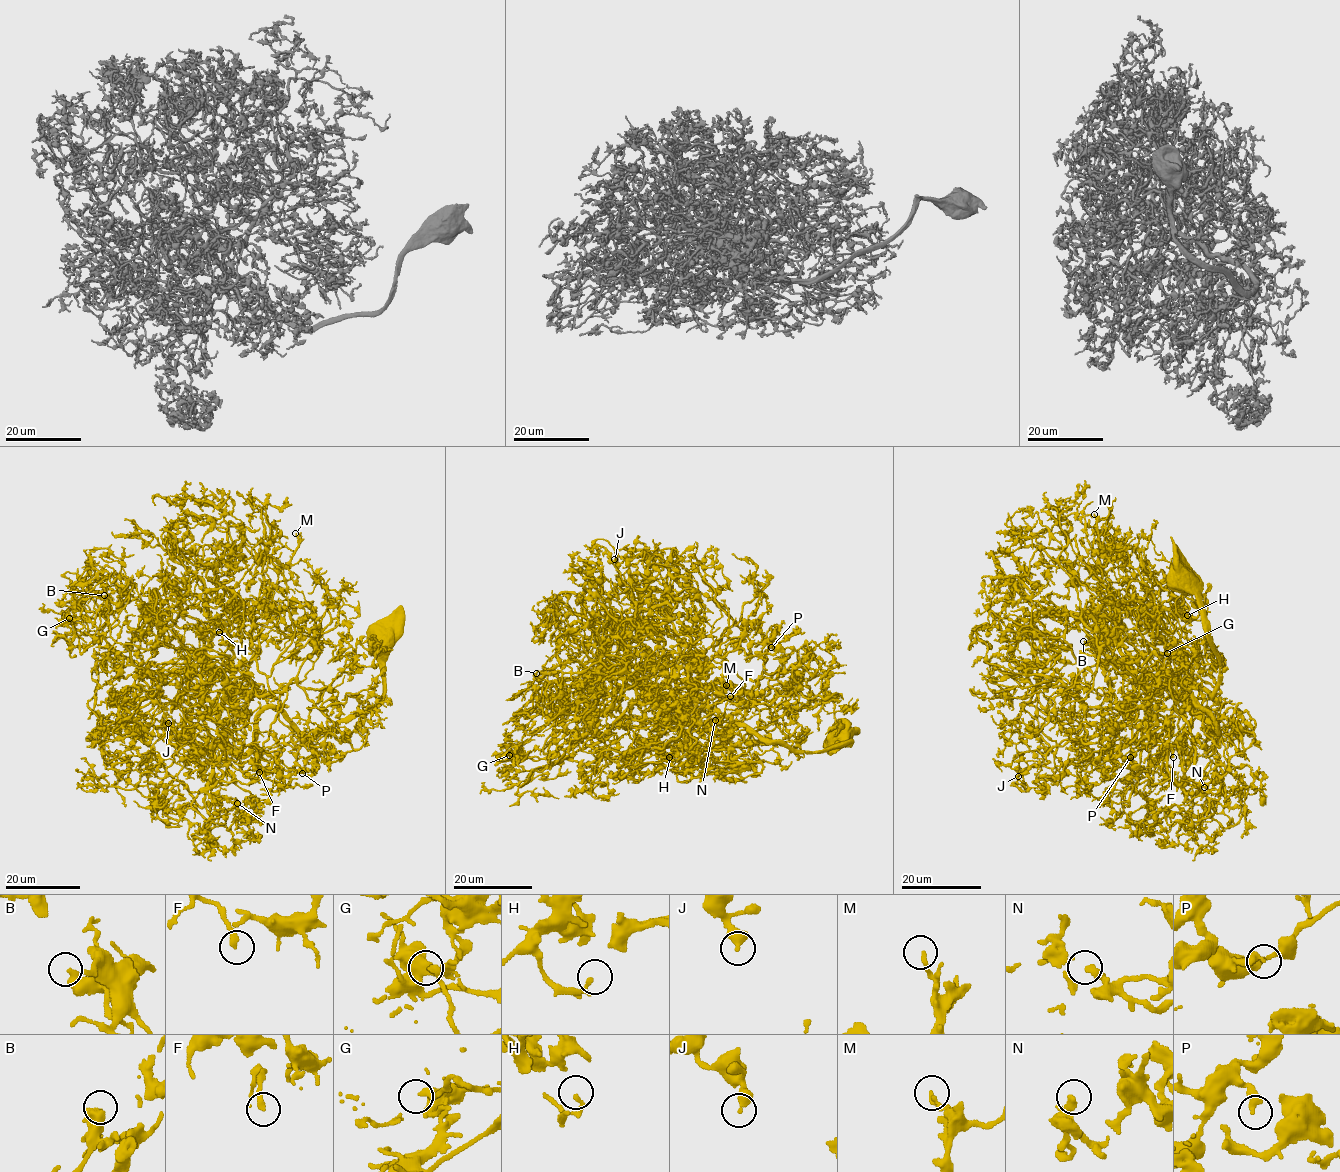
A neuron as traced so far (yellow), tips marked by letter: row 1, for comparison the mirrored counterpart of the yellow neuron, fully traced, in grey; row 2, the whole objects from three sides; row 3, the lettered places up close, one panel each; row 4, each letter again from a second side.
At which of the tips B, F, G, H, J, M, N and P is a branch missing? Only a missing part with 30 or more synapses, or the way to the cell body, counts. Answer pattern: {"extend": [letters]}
{"extend": []}

